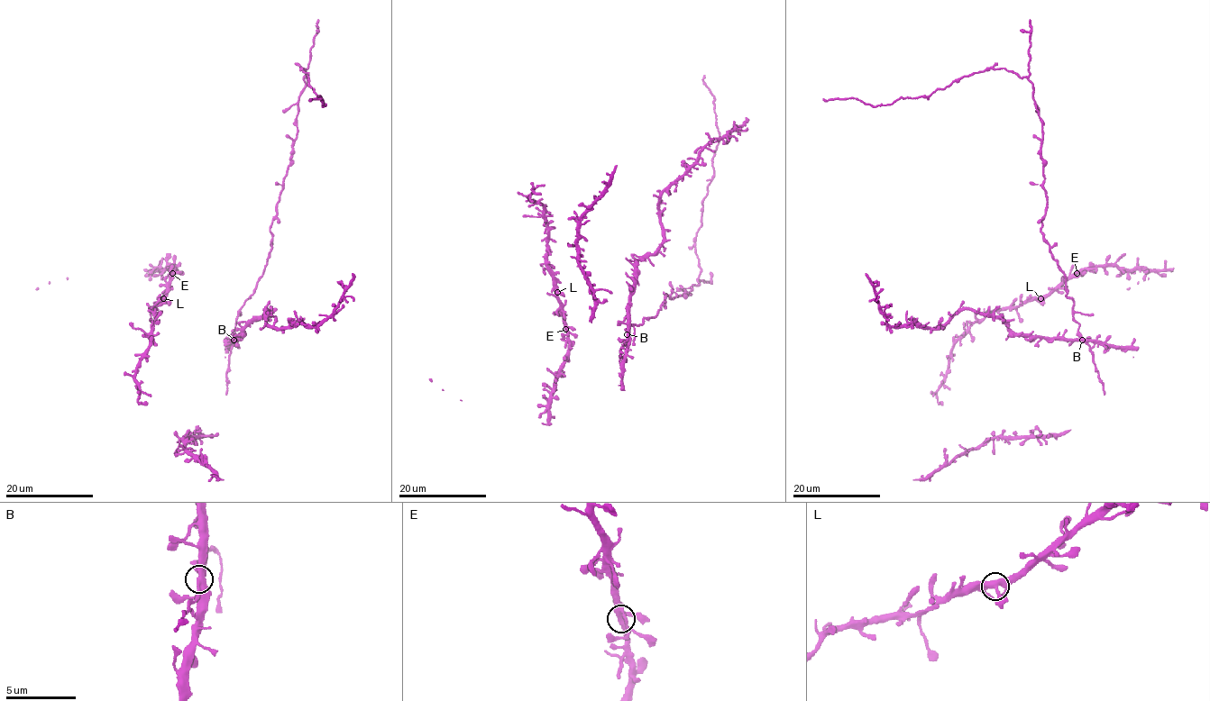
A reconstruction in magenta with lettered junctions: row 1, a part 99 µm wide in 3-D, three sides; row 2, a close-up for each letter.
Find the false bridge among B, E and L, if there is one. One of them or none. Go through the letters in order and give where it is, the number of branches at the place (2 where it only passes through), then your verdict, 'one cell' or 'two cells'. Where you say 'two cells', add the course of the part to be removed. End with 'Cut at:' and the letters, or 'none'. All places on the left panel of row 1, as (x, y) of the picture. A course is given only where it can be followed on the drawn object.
B: at (233, 340); 4 branches meet; one cell
E: at (172, 273); 4 branches meet; one cell
L: at (163, 298); 4 branches meet; one cell
Cut at: none

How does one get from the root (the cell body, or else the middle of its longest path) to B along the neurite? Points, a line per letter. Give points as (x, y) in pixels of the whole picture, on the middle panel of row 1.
B: (664, 301), (655, 316), (644, 319), (642, 324), (630, 325), (627, 334)

